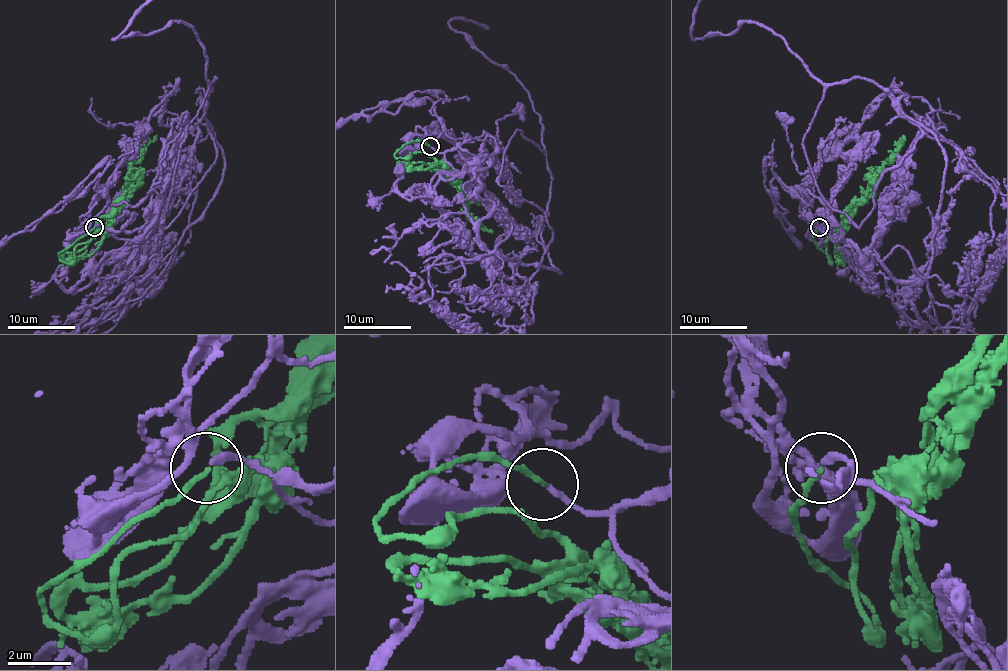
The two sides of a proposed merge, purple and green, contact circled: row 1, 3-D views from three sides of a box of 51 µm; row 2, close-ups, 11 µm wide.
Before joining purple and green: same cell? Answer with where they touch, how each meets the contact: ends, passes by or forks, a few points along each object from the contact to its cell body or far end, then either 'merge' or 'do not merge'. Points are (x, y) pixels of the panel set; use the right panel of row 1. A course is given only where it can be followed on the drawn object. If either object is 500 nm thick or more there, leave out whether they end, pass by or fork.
(819, 227) | purple passes by | green ends | purple via (819, 226), (859, 253), (910, 145), (936, 131), (959, 150), (761, 26), (692, 37) | green via (819, 228), (814, 234), (815, 245), (831, 263), (827, 236), (858, 202), (870, 179), (902, 145), (903, 135) | merge

